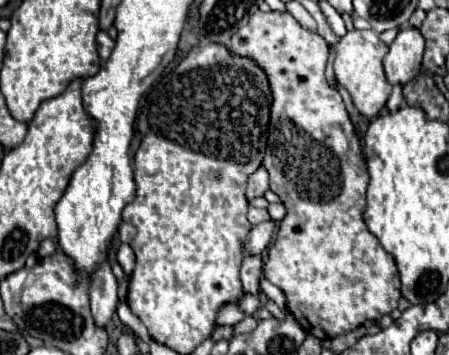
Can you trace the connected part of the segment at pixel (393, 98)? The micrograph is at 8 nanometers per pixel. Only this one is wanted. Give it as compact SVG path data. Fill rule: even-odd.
M394 85L392 88L391 95L386 103L387 109L390 112L395 112L401 107L403 101L403 86Z

